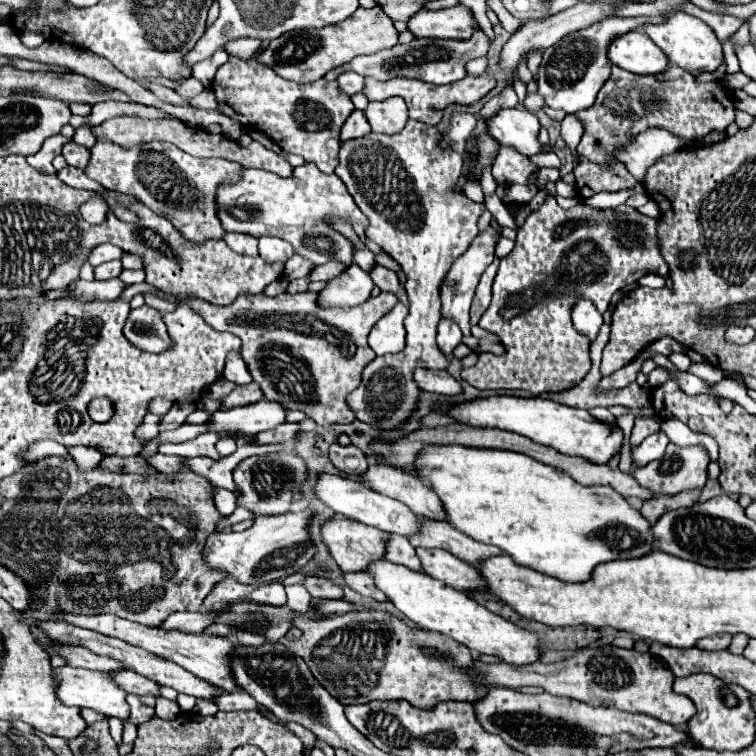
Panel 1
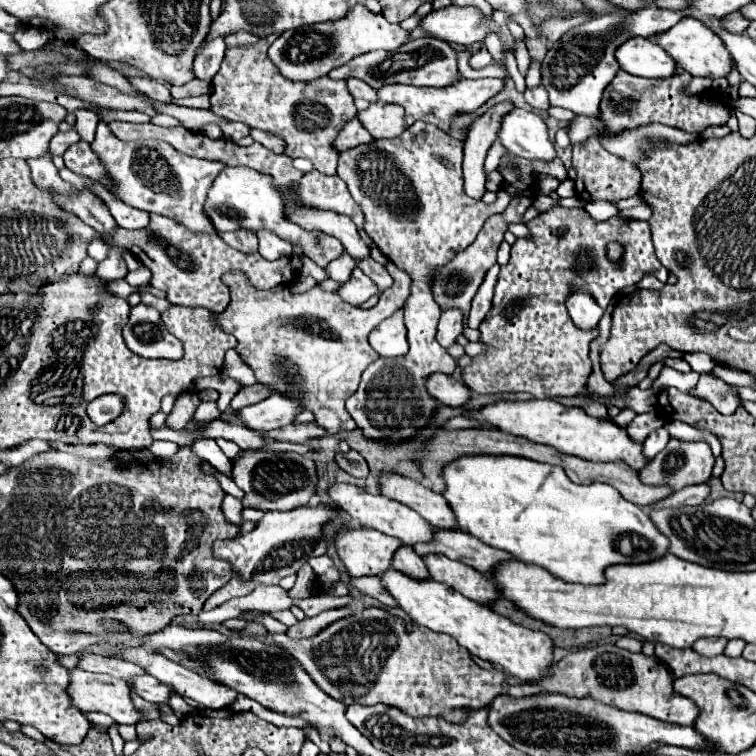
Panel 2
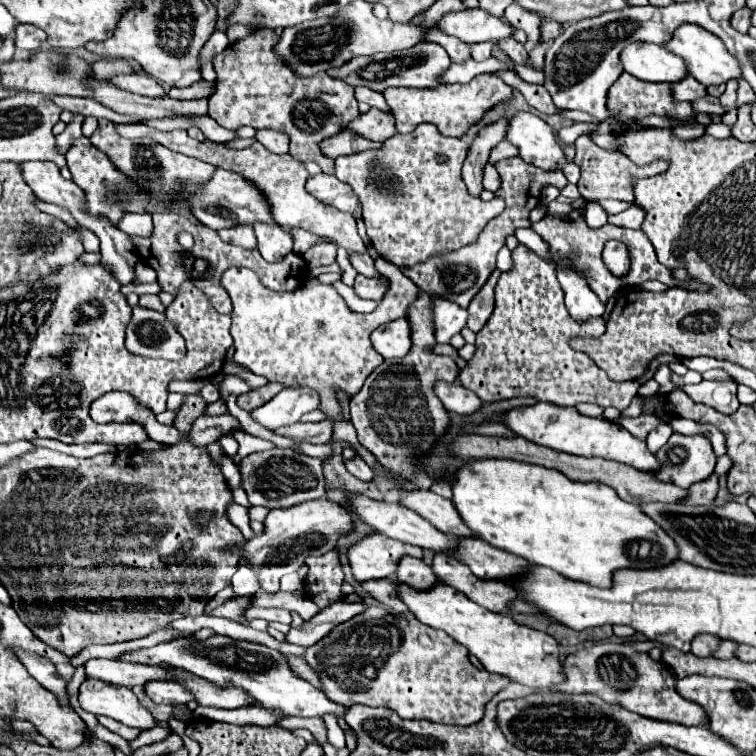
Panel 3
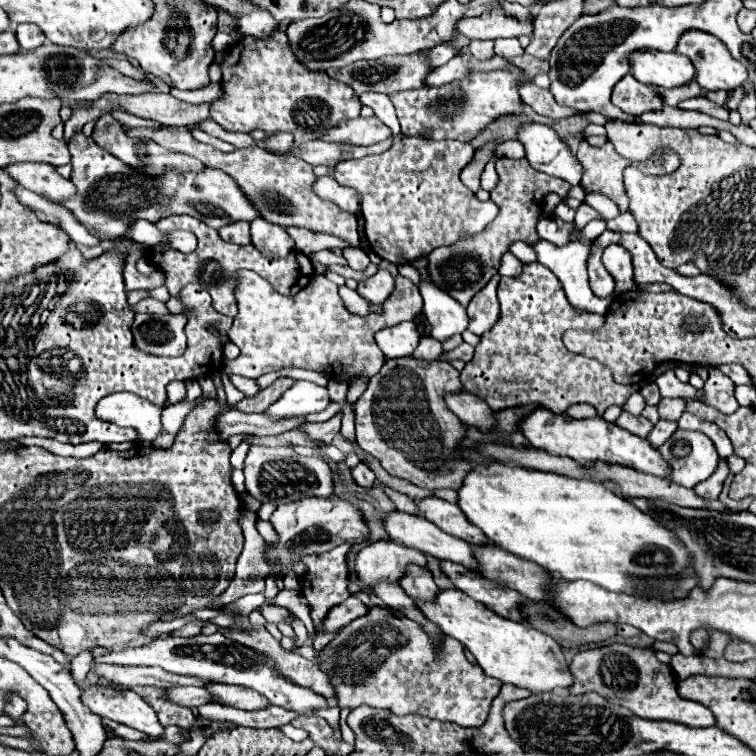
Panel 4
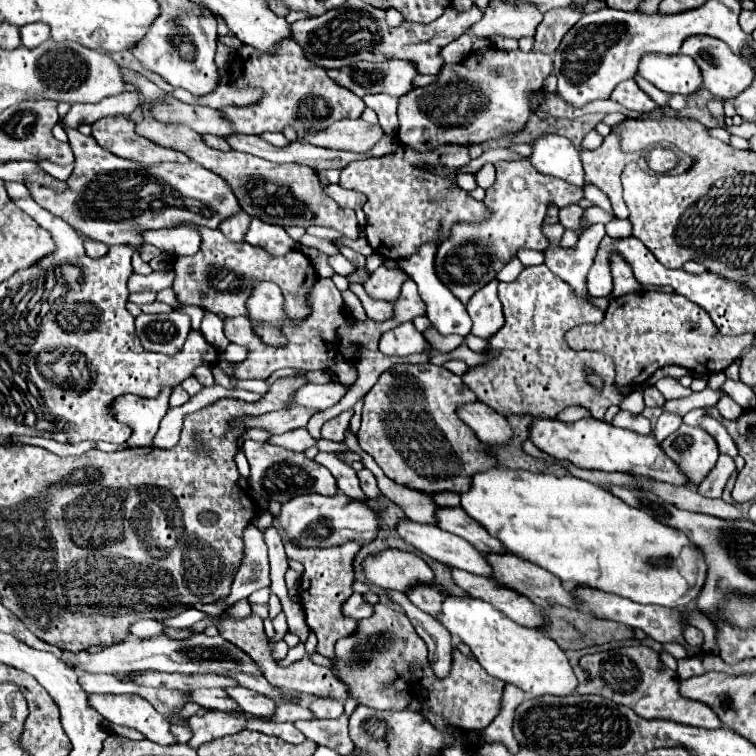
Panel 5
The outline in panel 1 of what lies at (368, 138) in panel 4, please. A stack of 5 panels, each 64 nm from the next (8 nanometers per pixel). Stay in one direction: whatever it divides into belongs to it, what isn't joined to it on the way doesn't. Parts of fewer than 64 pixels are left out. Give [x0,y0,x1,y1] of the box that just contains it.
[364,96,408,134]

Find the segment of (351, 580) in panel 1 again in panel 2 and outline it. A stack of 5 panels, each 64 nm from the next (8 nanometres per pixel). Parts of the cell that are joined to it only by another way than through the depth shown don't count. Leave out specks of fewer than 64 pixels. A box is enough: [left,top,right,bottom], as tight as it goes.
[350,576,384,598]

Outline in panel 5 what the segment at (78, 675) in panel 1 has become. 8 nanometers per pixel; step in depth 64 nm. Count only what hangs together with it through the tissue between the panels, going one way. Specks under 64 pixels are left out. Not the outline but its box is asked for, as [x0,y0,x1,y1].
[88,694,176,744]

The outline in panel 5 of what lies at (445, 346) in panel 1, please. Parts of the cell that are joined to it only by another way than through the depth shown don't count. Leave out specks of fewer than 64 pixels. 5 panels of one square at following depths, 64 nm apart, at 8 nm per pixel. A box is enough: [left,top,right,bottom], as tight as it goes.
[398,244,472,336]

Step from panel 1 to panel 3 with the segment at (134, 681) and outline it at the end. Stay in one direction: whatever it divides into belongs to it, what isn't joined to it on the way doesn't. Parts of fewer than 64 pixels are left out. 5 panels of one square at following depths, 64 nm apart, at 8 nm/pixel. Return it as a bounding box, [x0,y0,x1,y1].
[144,680,192,704]

